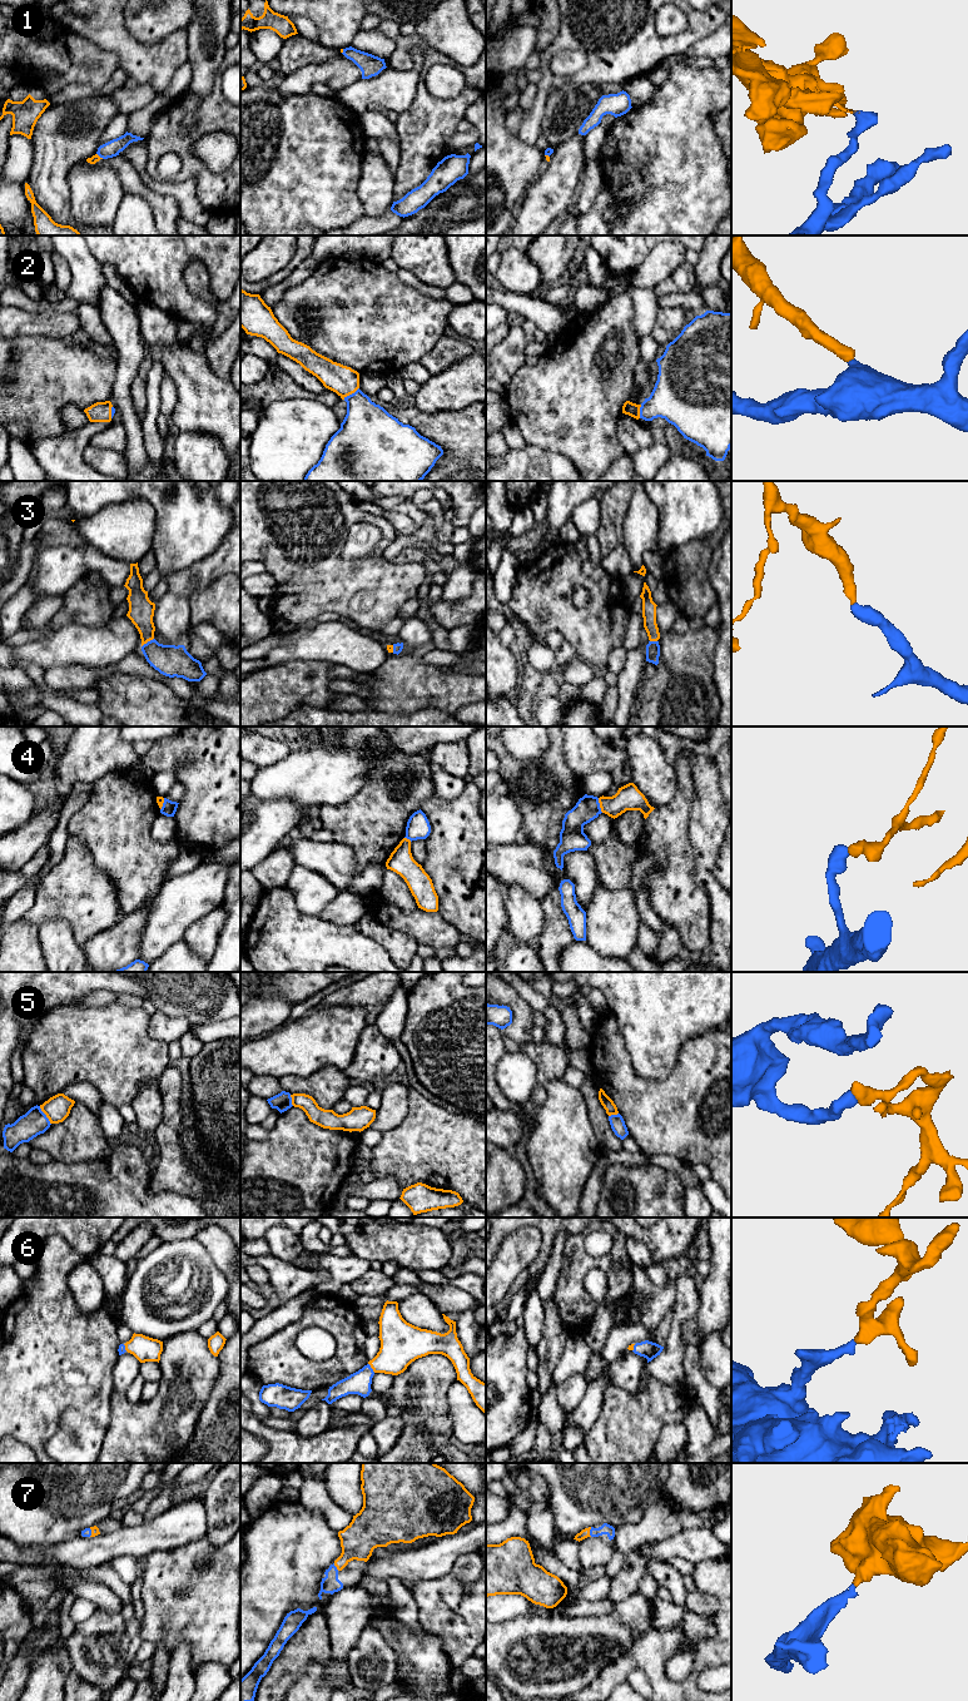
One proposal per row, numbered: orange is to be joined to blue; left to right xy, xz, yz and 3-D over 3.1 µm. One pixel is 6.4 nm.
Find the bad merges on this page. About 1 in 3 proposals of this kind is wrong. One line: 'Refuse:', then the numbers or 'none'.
Refuse: 1, 4, 5

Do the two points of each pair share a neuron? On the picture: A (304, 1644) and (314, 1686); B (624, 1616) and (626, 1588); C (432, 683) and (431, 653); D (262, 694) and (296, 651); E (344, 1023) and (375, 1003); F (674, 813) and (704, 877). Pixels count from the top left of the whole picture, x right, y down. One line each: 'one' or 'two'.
A: two
B: two
C: two
D: two
E: two
F: two

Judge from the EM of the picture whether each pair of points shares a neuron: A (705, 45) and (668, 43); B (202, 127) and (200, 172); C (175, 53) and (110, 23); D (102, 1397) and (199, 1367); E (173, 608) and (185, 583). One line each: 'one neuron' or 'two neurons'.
A: two neurons
B: one neuron
C: one neuron
D: two neurons
E: two neurons

